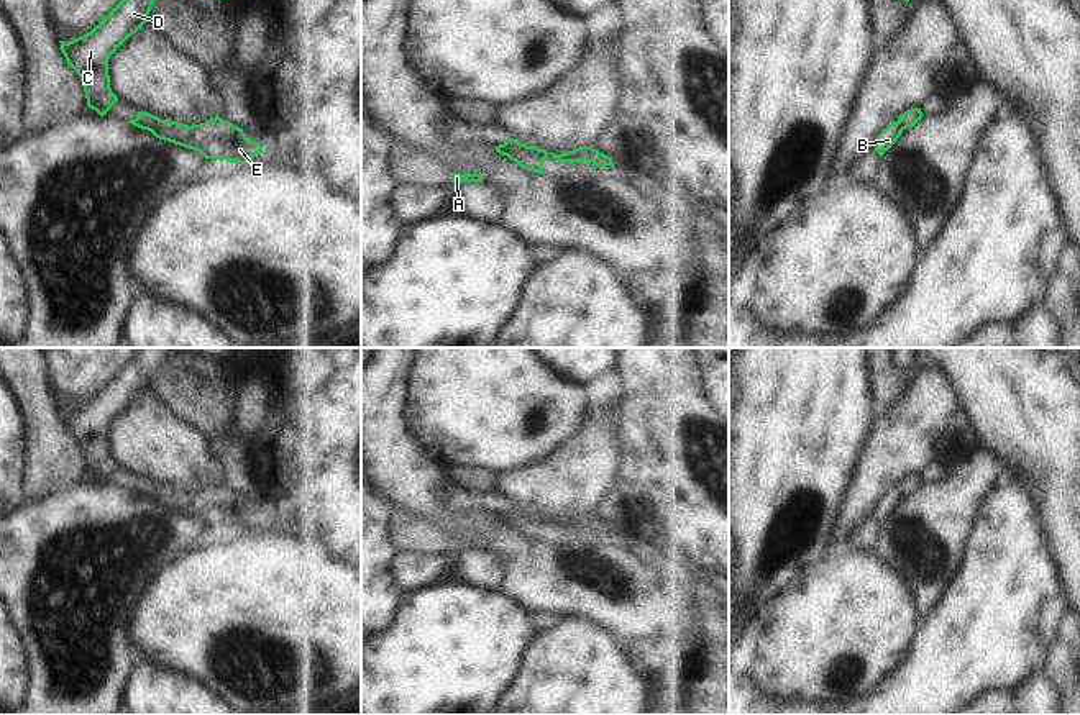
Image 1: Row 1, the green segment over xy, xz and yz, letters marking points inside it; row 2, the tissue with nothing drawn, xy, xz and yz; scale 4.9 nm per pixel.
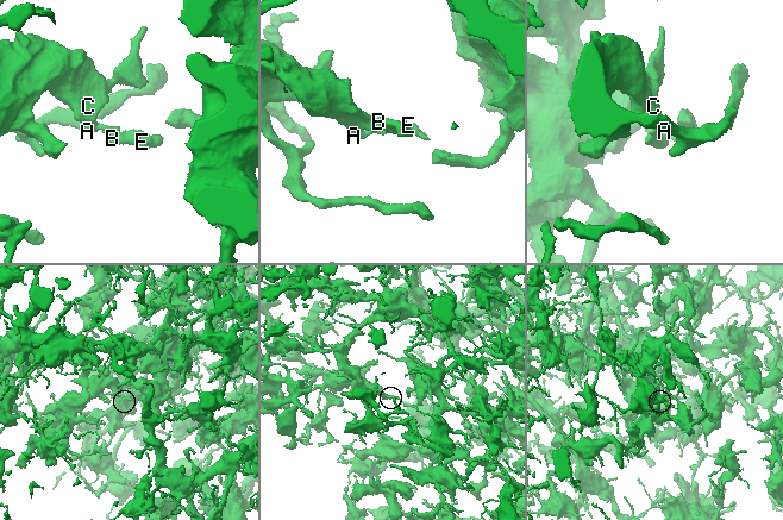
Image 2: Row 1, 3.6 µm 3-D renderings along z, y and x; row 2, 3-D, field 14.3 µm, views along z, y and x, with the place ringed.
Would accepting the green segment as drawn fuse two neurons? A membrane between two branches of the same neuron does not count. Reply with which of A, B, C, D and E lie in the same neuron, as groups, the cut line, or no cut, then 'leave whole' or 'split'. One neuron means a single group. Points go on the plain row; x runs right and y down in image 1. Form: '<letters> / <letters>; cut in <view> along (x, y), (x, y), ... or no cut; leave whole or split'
A B C D E; no cut; leave whole

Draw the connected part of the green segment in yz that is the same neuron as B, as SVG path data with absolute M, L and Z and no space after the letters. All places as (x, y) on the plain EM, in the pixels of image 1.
M911 476L899 482L896 489L888 492L875 507L875 518L881 523L888 518L906 495L914 494L922 485L921 476Z

